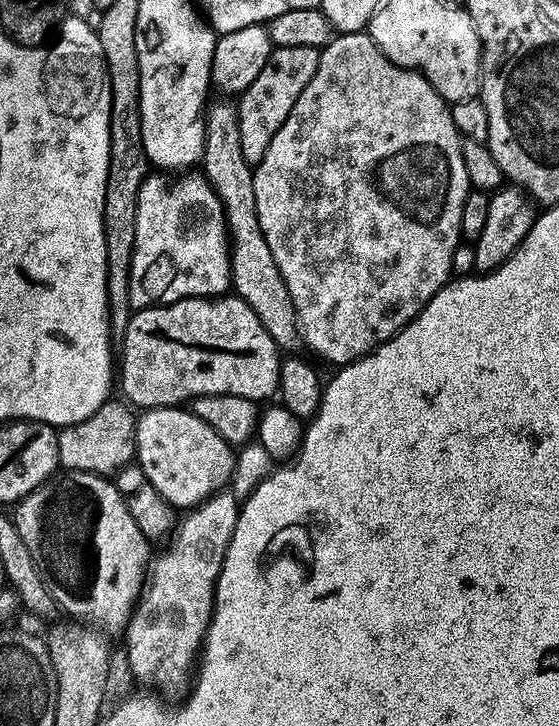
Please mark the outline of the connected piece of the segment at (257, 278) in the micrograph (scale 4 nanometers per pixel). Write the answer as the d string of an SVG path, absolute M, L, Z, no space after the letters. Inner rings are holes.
M216 104L211 108L212 105L207 109L204 120L202 171L224 203L224 216L228 221L230 233L231 287L235 295L245 300L250 310L254 310L254 314L258 314L258 322L262 322L270 338L274 338L277 348L288 354L295 353L292 351L302 344L300 326L296 322L296 307L292 305L286 282L274 262L274 254L270 254L270 246L266 246L266 238L260 229L254 202L254 168L242 154L236 108L228 104Z

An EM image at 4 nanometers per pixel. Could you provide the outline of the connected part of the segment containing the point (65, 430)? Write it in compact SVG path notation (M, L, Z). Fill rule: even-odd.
M110 398L90 418L77 424L65 424L58 432L58 454L60 455L60 468L69 472L92 472L96 476L105 478L133 463L136 454L136 421L132 416L133 409L123 399Z

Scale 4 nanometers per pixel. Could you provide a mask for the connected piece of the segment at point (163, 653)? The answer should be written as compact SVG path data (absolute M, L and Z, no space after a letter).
M221 490L208 497L203 504L197 504L179 521L168 549L150 564L150 575L146 587L126 625L128 632L128 664L132 668L148 668L152 684L164 692L180 692L190 684L187 672L193 671L201 651L204 638L208 634L208 624L212 621L212 610L216 599L216 579L224 565L230 542L234 538L236 523L240 517L238 500Z

